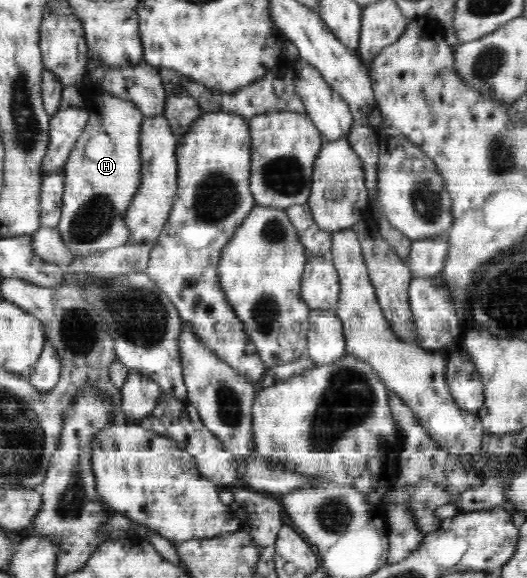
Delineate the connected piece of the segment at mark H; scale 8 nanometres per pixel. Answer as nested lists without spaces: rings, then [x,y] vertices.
[[[108,93],[98,96],[89,107],[86,126],[61,169],[65,172],[65,187],[61,217],[56,227],[73,259],[128,242],[129,227],[125,226],[125,213],[140,187],[144,118],[143,112],[131,100]]]

